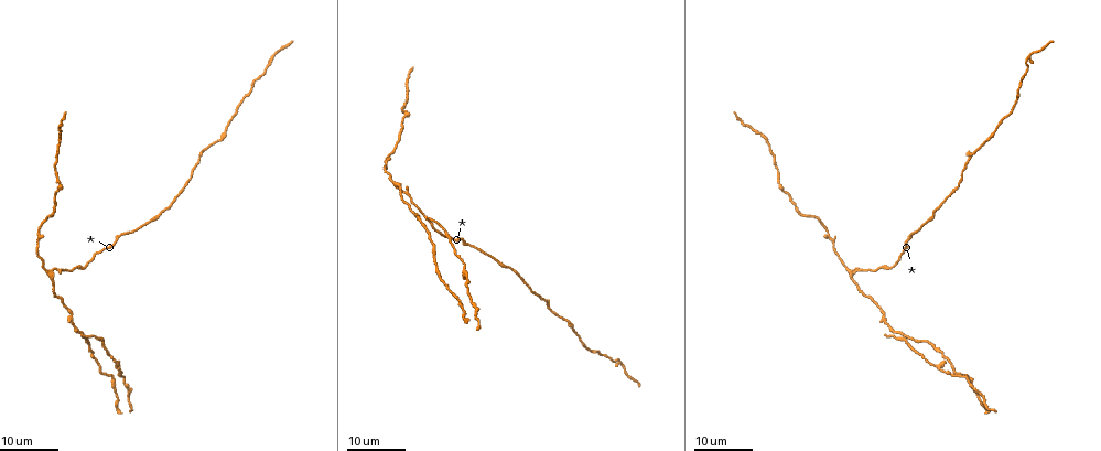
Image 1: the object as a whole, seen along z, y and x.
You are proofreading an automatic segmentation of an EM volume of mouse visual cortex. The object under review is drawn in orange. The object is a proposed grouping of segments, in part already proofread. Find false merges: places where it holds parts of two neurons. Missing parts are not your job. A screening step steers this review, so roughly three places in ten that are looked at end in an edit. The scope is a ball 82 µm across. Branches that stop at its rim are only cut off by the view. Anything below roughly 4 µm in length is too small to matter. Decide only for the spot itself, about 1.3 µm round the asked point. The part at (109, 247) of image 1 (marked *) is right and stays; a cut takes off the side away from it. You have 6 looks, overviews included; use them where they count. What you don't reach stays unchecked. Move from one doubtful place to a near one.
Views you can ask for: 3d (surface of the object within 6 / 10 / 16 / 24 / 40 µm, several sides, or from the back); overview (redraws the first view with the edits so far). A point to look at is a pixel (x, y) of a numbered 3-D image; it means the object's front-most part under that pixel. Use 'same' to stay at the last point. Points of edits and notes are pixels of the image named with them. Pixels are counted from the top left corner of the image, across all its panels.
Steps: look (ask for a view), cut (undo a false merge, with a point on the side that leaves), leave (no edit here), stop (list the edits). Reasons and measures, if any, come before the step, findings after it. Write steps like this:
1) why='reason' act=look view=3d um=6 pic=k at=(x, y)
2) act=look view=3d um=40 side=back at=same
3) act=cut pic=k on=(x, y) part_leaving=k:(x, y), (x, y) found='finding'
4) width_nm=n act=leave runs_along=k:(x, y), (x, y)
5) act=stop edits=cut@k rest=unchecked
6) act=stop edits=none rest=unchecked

why='arms part here' act=look view=3d um=24 pic=1 at=(422, 227)

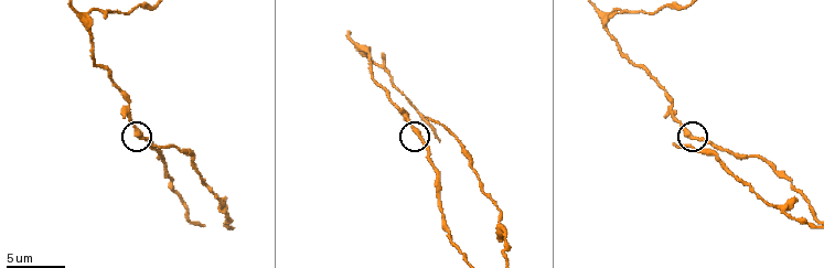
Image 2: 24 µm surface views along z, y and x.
why='closer look' act=look view=3d um=6 pic=2 at=(416, 129)

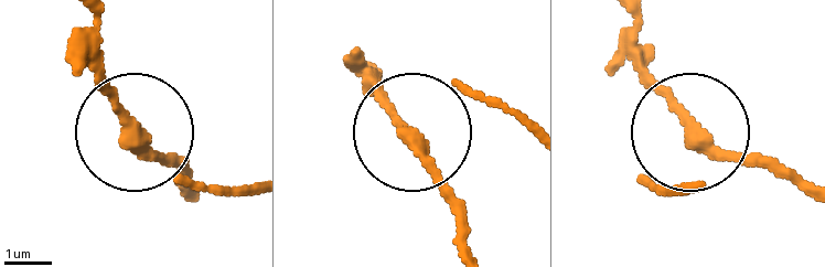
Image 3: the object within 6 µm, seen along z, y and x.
arms=3 act=leave found='one neuron here'

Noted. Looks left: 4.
why='four arms meet' act=look view=3d um=10 pic=2 at=(359, 49)

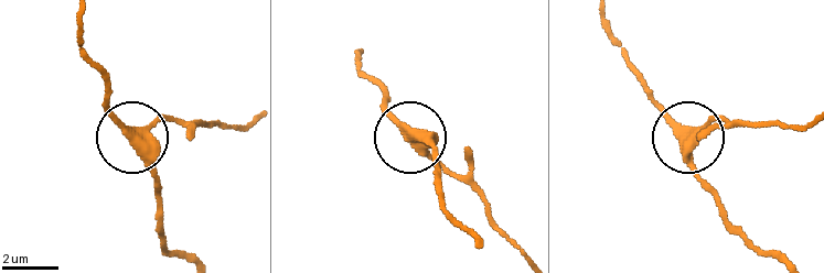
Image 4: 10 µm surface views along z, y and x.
width_nm=370 act=leave runs_along=4:(523, 252), (495, 224), (481, 195), (417, 145), (384, 91) found='all the same neuron'

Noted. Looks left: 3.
act=stop edits=none rest=unchecked

